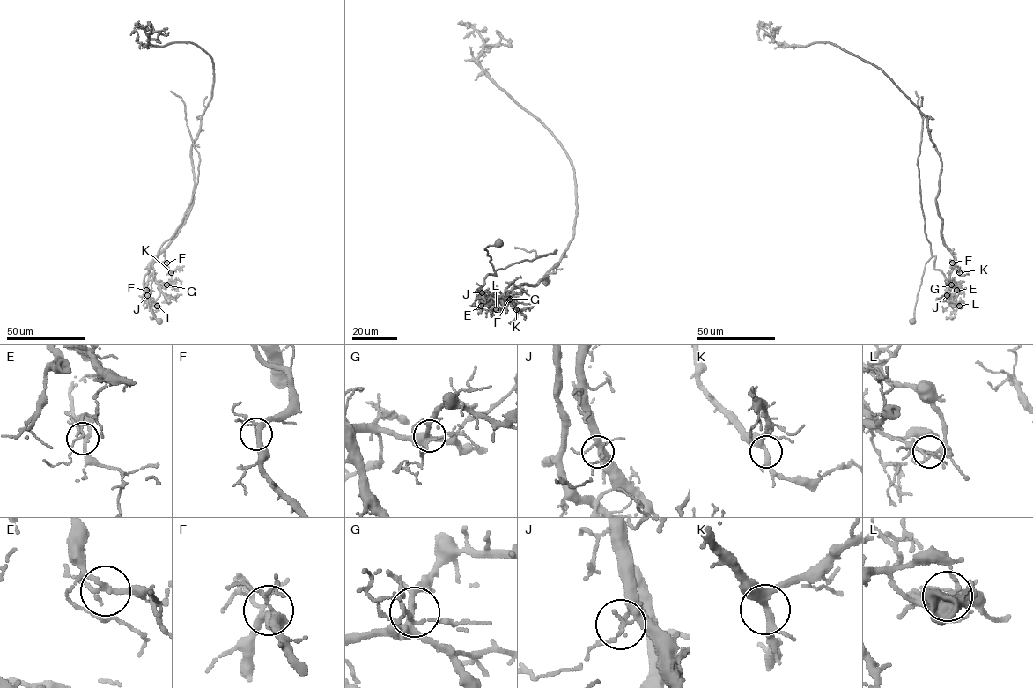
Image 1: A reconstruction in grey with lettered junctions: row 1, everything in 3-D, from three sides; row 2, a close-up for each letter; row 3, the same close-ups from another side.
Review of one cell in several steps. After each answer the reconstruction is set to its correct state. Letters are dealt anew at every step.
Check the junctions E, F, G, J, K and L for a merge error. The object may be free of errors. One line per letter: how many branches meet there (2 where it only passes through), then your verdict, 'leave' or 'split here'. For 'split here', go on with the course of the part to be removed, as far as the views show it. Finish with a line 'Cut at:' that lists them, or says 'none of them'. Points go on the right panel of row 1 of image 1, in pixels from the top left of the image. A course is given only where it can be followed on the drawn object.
E: 4 | leave
F: 4 | leave
G: 6 | leave
J: 4 | leave
K: 4 | leave
L: 6 | split here | (959, 306), (949, 298), (945, 277), (934, 268), (935, 256), (925, 233), (917, 164), (923, 118), (915, 91)
Cut at: L

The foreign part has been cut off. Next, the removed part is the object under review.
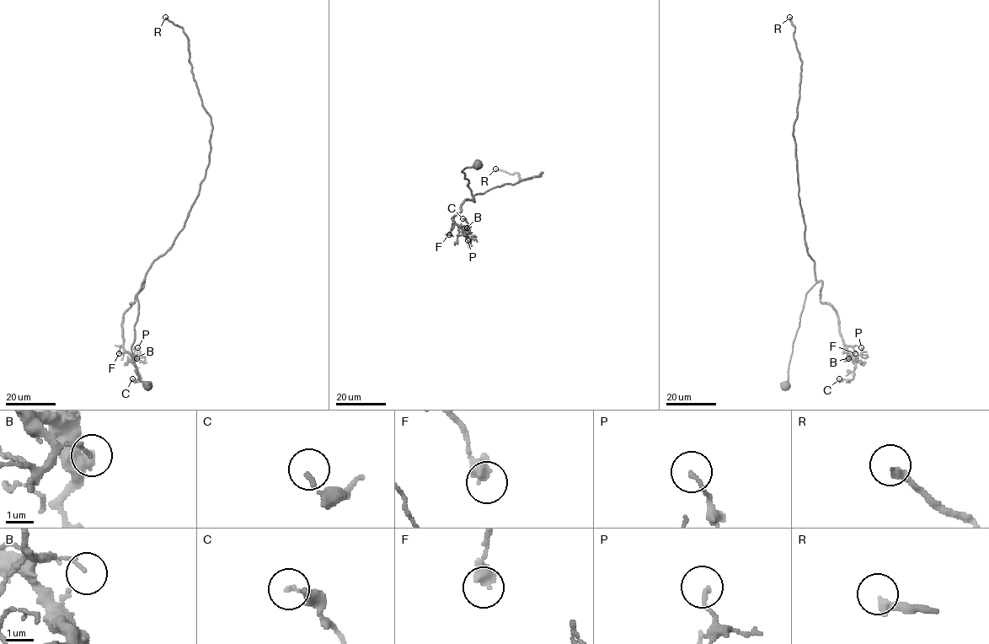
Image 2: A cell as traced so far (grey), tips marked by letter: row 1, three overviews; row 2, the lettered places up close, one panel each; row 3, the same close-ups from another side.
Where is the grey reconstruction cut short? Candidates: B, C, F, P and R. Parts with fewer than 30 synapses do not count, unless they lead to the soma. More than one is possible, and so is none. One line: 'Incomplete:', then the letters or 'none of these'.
Incomplete: R

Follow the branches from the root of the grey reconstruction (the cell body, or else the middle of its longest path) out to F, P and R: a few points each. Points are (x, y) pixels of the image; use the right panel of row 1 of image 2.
F: (785, 386), (805, 294), (818, 281), (822, 281), (820, 301), (836, 312), (842, 343), (855, 353)
P: (785, 386), (805, 294), (817, 282), (822, 281), (820, 301), (837, 314), (844, 350), (855, 358), (861, 347)
R: (785, 386), (805, 294), (817, 281), (799, 196), (793, 129), (802, 61), (789, 17)

